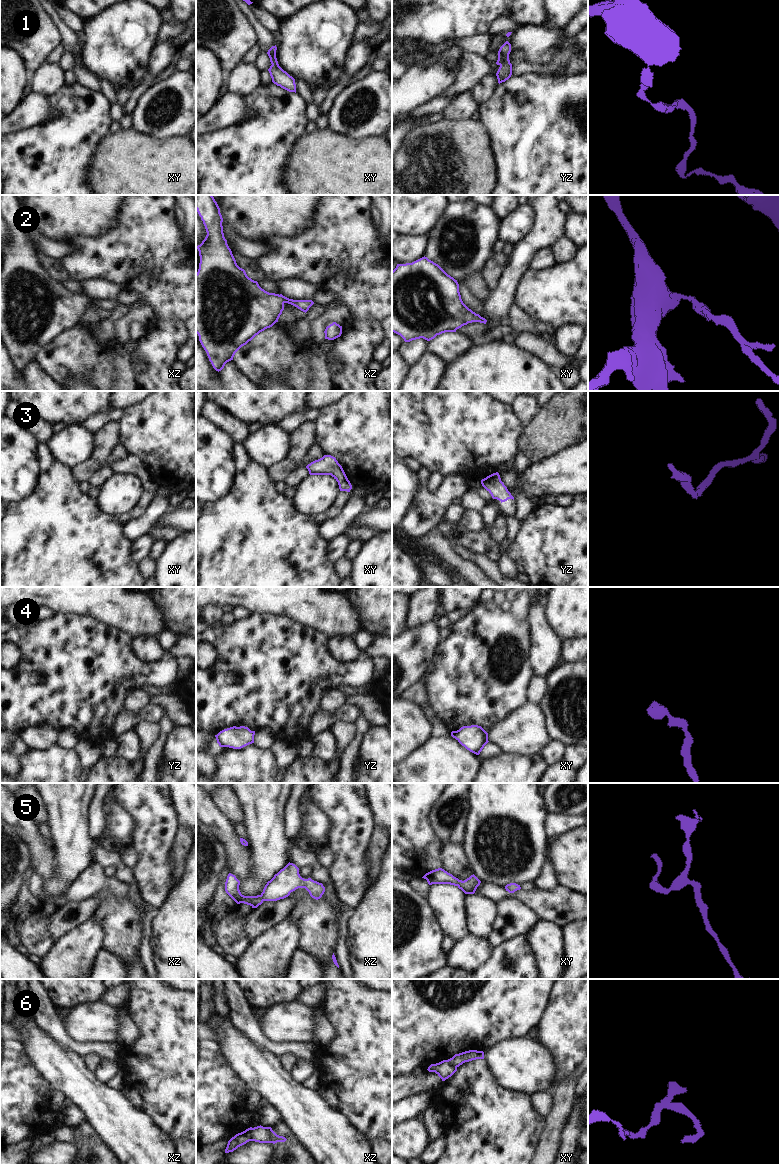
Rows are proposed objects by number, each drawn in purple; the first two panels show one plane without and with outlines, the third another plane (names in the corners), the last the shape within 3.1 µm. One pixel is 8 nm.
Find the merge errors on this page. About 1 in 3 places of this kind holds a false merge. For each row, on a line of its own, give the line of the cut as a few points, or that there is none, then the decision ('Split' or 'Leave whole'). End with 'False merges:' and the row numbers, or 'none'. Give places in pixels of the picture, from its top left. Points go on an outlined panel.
1: No split. Leave whole
2: No split. Leave whole
3: No split. Leave whole
4: No split. Leave whole
5: No split. Leave whole
6: Split along xz (253, 1128), (249, 1140). Split
False merges: 6

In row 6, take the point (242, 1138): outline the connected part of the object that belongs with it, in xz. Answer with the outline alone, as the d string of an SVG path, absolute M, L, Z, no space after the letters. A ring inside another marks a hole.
M252 1127L246 1129L245 1131L236 1134L234 1137L232 1137L227 1144L227 1147L225 1149L225 1153L233 1152L238 1147L246 1144L250 1141L251 1131Z

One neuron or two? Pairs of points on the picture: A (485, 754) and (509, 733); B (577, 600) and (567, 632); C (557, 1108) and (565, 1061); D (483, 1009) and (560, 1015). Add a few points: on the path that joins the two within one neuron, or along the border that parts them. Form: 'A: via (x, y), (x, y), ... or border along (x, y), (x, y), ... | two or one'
A: border along (489, 741), (497, 744), (504, 753) | two
B: via (577, 608), (570, 624) | one
C: border along (577, 1076), (569, 1076), (555, 1084) | two
D: border along (549, 991), (547, 1004), (536, 1027) | two

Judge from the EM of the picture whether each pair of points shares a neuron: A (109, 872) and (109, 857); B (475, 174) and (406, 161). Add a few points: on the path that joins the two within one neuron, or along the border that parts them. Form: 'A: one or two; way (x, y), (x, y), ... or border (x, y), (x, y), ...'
A: two; border (103, 868), (112, 866), (115, 869), (114, 877)
B: one; way (458, 174), (444, 173), (423, 166)

